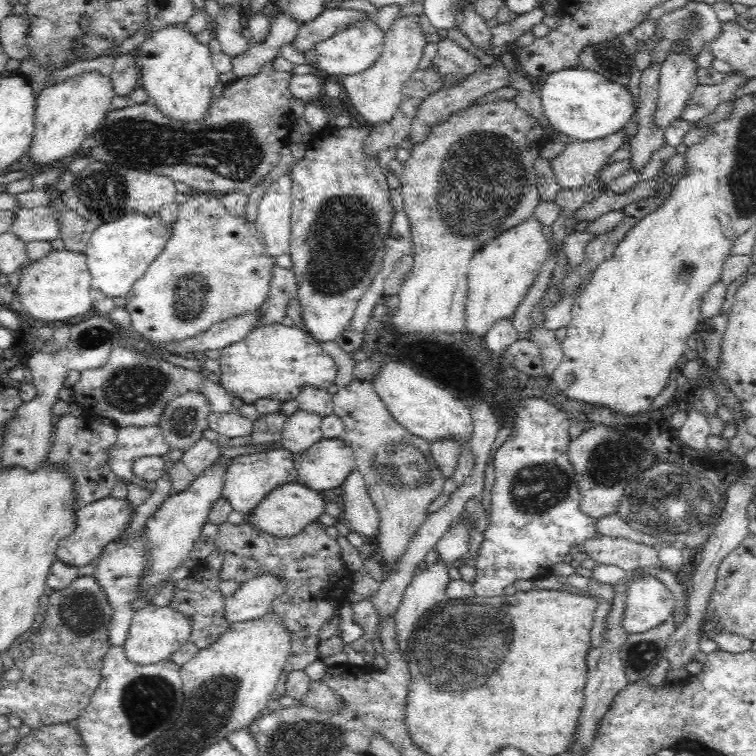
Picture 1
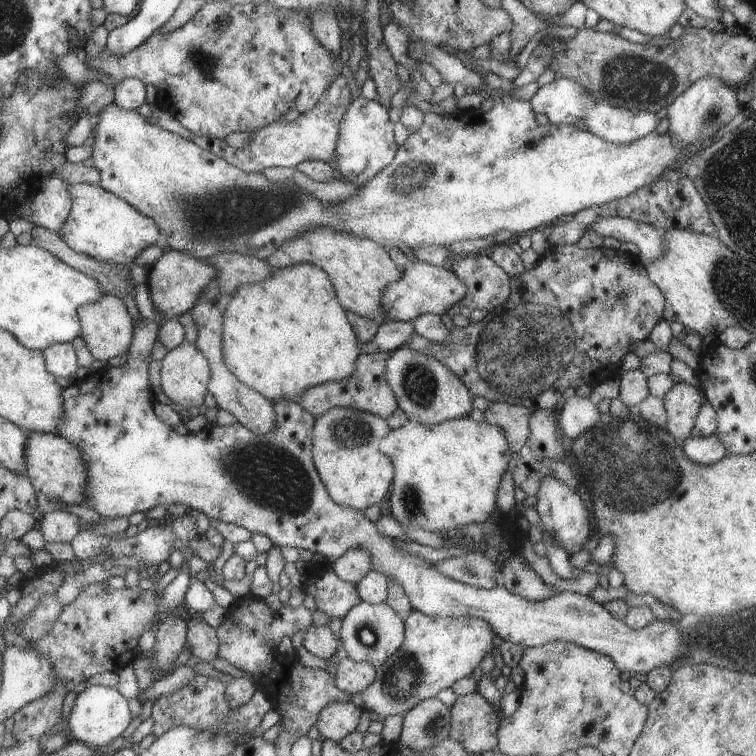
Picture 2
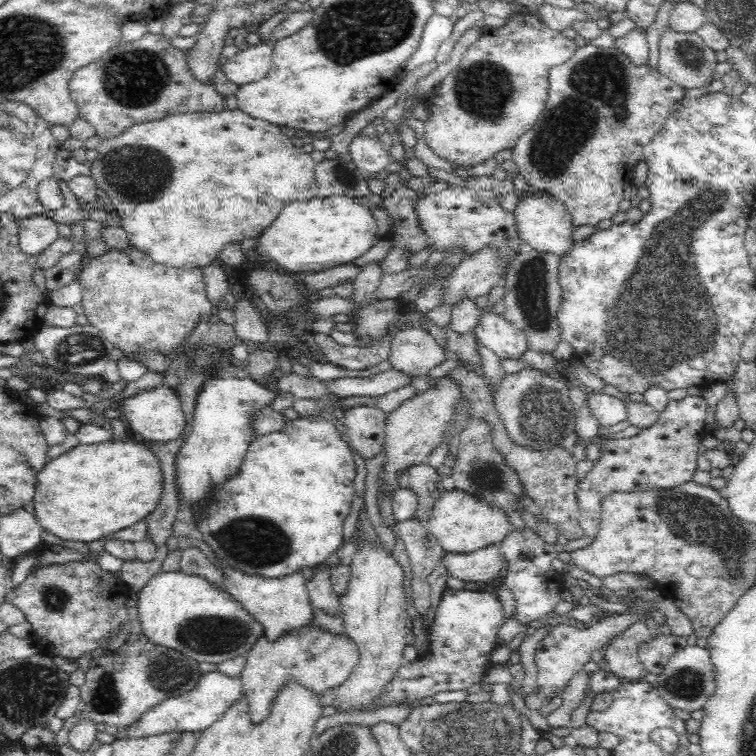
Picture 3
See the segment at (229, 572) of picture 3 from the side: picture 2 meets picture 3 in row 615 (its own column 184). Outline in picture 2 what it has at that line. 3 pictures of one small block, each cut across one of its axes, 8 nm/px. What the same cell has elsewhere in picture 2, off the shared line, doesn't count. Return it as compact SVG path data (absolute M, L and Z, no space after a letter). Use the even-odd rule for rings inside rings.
M164 248L163 254L150 265L145 282L154 309L154 317L163 320L175 319L189 311L203 288L211 283L216 274L214 265L207 264L206 260L199 260L198 257L189 256L186 252Z

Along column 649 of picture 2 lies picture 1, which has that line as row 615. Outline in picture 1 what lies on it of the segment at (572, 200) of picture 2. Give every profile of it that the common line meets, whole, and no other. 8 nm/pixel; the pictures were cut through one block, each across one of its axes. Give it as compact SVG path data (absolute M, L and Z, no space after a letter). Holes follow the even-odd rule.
M148 605L132 615L127 637L121 647L130 662L148 665L170 659L176 650L189 641L190 635L190 623L179 611L172 610L168 606L157 608L154 605Z

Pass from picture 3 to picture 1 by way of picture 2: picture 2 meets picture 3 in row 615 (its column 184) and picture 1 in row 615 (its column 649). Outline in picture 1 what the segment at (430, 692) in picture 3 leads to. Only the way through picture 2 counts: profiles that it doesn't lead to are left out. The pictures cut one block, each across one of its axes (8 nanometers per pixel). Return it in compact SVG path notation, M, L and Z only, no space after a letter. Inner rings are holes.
M644 573L627 583L621 625L628 635L646 632L670 620L675 609L675 596L659 578Z

